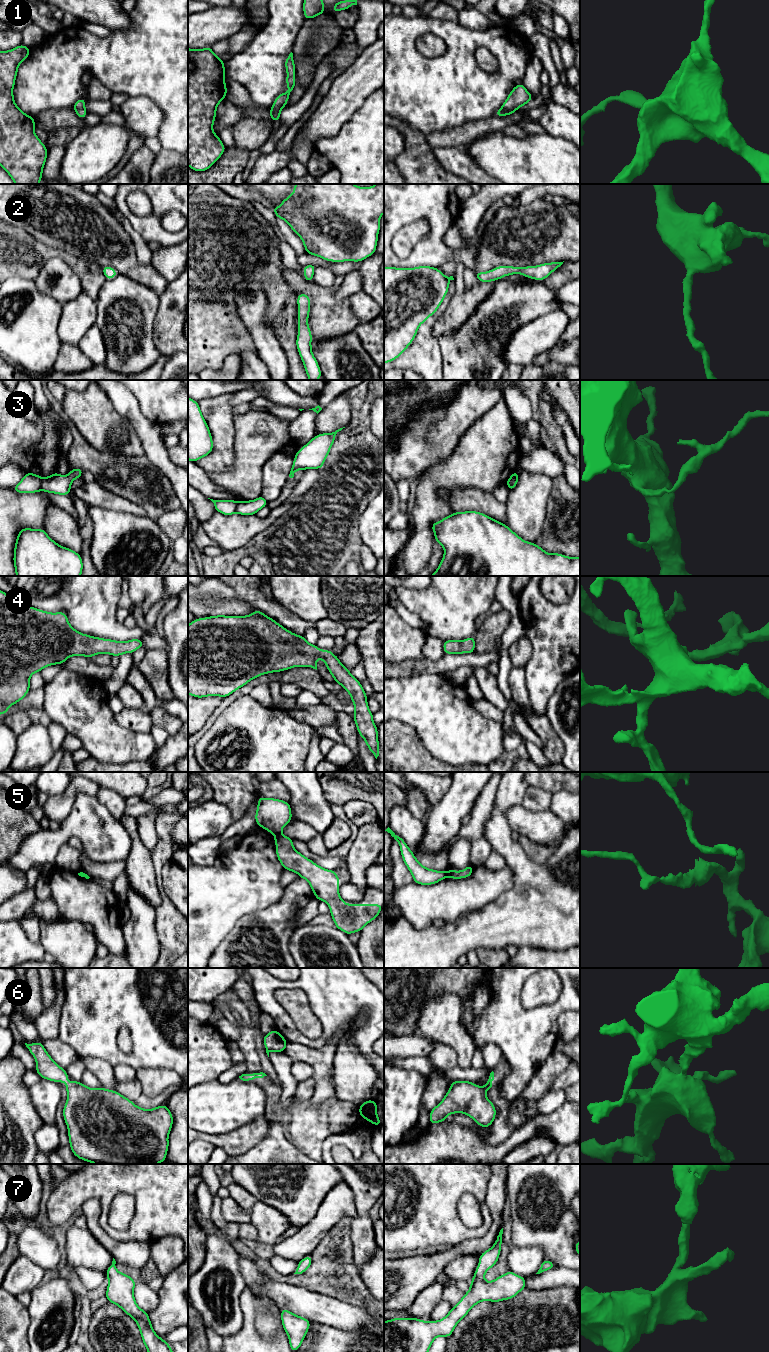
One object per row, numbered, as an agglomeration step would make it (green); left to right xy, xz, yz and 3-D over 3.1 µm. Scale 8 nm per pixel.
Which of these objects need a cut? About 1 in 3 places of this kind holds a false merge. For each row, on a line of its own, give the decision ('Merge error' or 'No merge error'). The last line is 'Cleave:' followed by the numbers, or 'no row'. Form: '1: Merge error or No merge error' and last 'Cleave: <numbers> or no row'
1: Merge error
2: No merge error
3: Merge error
4: No merge error
5: Merge error
6: No merge error
7: No merge error
Cleave: 1, 3, 5

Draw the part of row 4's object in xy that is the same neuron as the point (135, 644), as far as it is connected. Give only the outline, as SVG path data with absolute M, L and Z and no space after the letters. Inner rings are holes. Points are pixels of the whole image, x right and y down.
M0 590L0 715L27 695L31 675L45 667L64 664L72 656L91 658L107 653L120 657L143 646L141 639L121 642L80 633L69 624L65 612L50 613L31 607Z

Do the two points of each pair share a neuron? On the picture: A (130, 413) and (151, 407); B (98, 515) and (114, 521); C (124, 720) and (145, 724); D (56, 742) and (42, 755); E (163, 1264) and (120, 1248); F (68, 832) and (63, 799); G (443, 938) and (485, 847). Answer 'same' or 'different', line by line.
A: different
B: same
C: same
D: different
E: different
F: different
G: different

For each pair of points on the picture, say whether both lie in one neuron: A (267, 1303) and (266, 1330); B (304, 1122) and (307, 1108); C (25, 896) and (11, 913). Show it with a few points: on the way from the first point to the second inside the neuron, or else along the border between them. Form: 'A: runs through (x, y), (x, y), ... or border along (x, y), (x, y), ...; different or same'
A: runs through (265, 1310), (265, 1323); same
B: runs through (304, 1119), (306, 1111); same
C: runs through (22, 900), (13, 909); same

